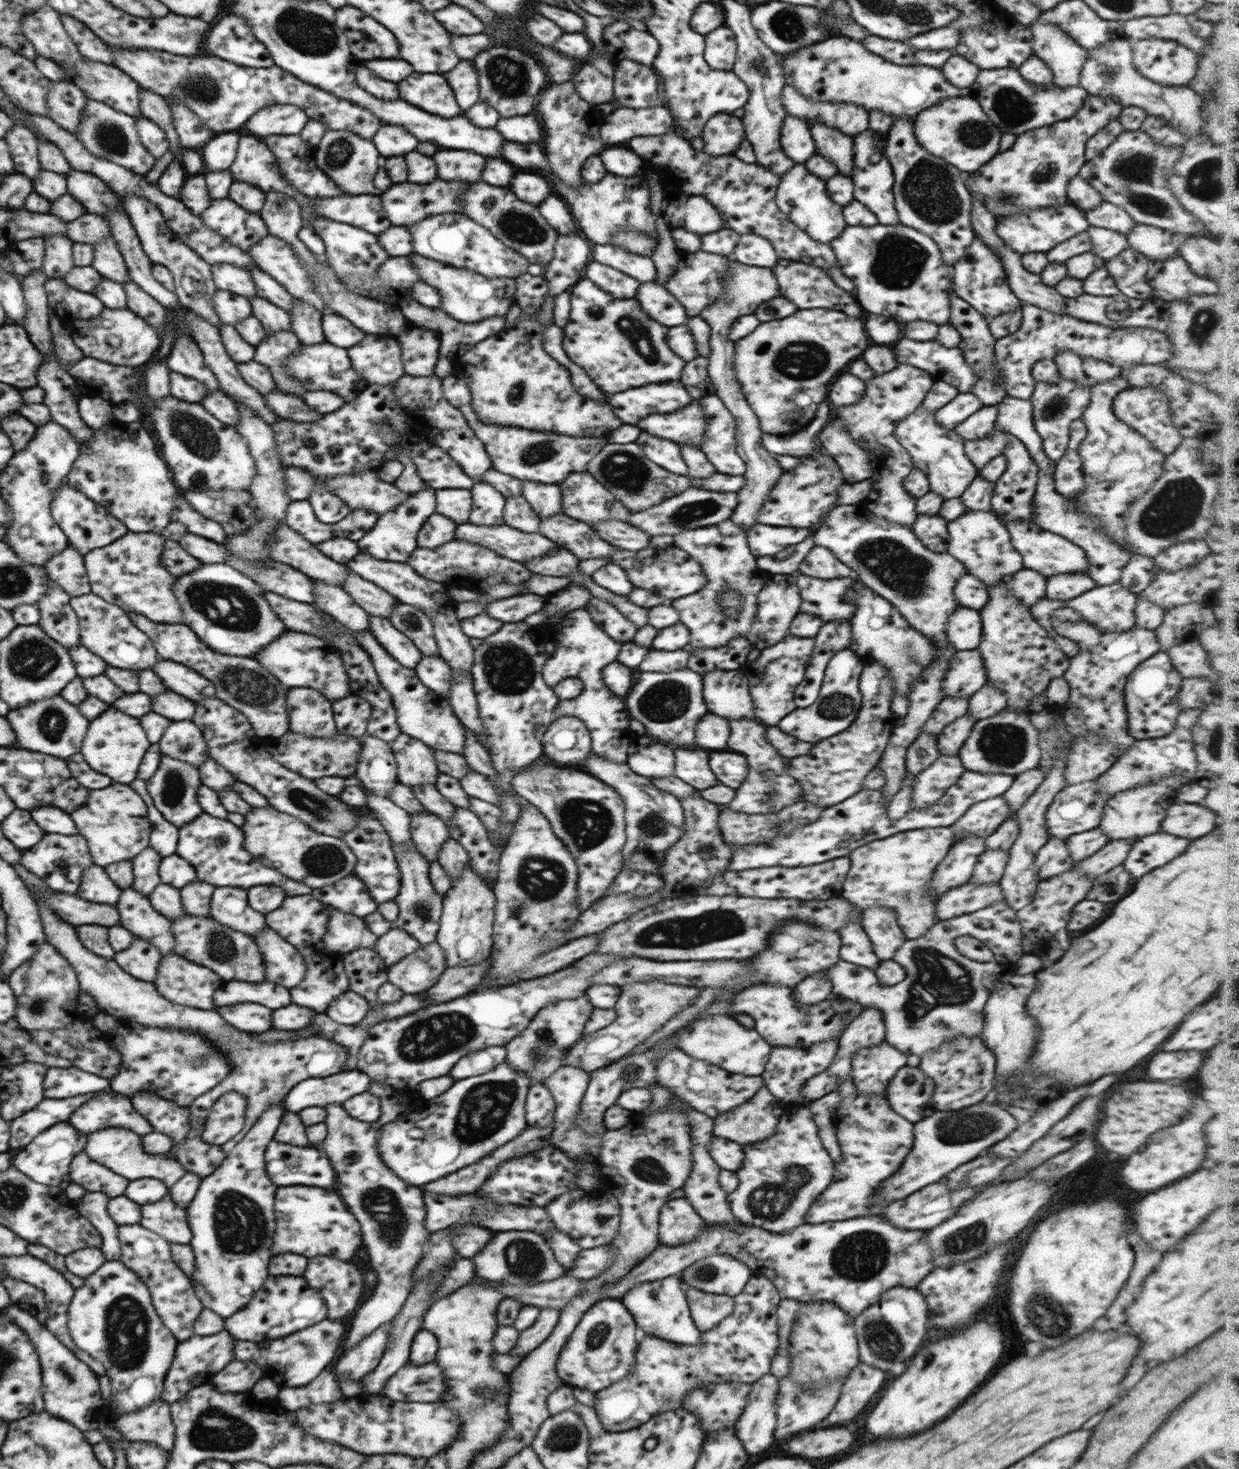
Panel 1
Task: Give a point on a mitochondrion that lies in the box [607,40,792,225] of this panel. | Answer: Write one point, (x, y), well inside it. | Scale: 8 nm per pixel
(756, 66)

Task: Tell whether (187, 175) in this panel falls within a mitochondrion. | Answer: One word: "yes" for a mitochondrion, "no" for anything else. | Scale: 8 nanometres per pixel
no

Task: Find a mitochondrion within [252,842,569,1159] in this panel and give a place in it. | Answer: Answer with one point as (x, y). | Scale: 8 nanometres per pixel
(484, 1109)

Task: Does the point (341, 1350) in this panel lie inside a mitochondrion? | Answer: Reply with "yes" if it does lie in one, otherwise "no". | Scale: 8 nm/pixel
no

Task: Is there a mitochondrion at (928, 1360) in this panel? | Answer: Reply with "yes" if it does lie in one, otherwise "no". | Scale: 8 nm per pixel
no

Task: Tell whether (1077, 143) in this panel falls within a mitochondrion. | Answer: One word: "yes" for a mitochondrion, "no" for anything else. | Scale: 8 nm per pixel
no

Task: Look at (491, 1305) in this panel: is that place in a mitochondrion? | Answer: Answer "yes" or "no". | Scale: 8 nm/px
no

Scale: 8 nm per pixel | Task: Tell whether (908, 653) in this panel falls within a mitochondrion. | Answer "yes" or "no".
yes

